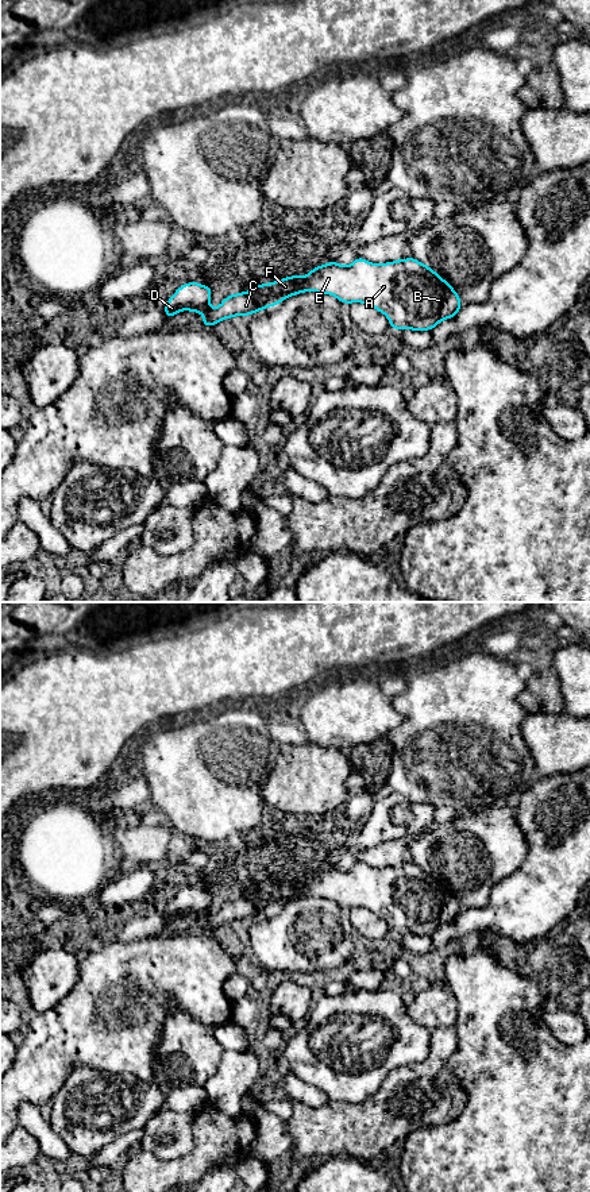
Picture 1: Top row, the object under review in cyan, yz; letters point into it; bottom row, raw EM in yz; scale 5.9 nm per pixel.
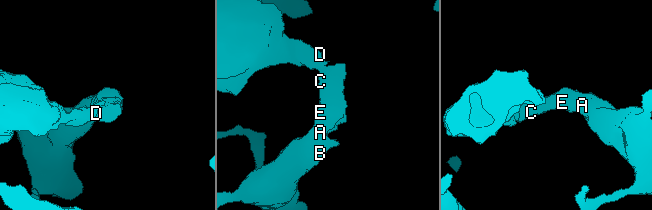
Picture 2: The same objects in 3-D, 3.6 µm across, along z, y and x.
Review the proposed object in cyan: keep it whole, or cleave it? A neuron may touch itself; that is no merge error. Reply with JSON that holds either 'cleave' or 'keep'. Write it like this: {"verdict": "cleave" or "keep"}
{"verdict": "cleave"}

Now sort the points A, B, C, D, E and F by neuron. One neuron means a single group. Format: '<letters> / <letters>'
A B C E F / D

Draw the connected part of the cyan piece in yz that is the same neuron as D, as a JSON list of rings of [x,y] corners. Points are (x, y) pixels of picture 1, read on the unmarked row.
[[[198,887],[180,891],[165,910],[165,921],[174,922],[181,915],[204,917],[209,910],[212,895]]]

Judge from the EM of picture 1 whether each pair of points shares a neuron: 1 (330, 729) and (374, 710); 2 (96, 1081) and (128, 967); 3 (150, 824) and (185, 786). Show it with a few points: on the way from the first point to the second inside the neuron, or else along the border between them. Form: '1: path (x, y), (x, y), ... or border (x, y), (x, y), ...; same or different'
1: path (340, 725), (353, 713), (363, 713); same
2: border (130, 1073), (108, 1073), (76, 1064), (68, 1076); different
3: border (151, 807), (159, 813); different

